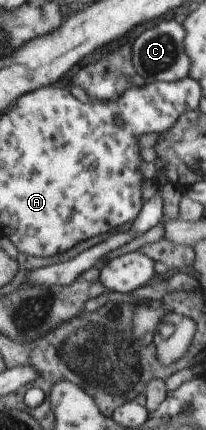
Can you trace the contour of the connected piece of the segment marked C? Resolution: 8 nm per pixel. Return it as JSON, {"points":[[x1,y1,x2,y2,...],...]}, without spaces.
{"points":[[164,19,158,25,146,29,130,48,132,63,138,75,147,83,174,82,187,78,190,71,190,59,184,49,184,35,186,31,177,19]]}

